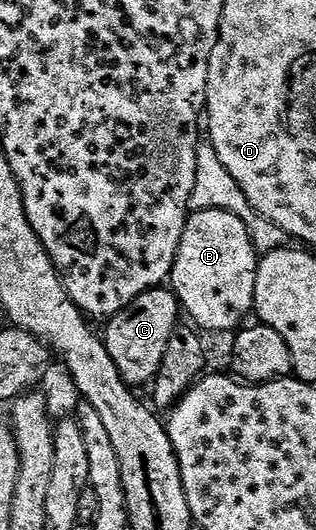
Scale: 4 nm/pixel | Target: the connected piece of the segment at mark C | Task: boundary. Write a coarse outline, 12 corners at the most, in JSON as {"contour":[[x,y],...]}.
{"contour":[[168,287],[108,321],[103,341],[130,386],[156,380],[179,327]]}

